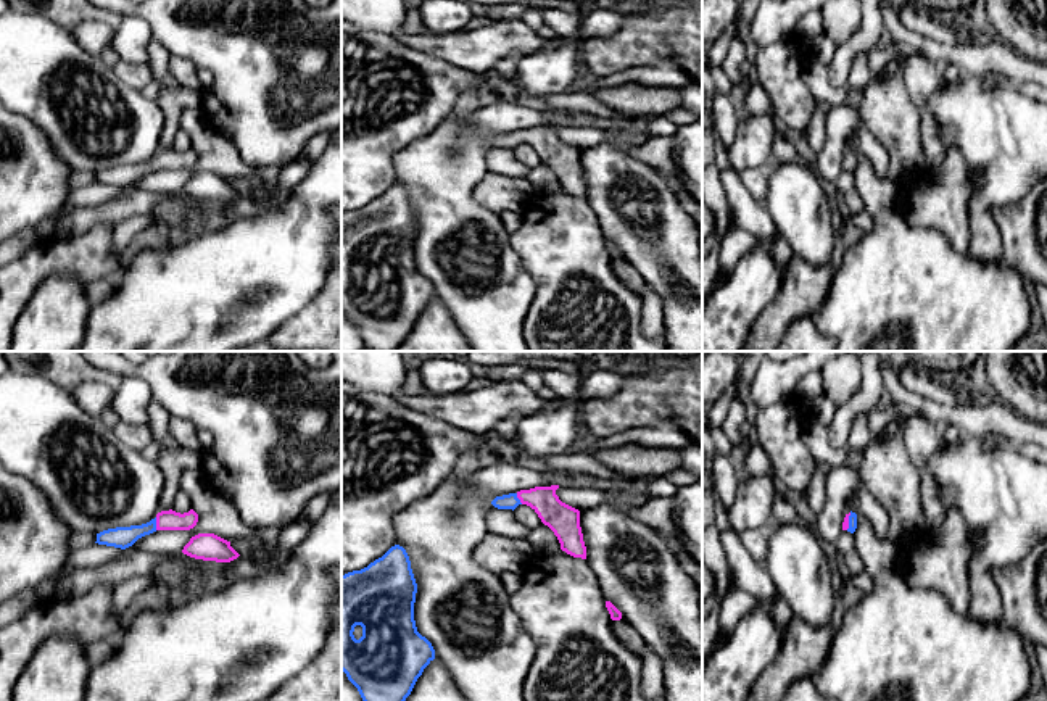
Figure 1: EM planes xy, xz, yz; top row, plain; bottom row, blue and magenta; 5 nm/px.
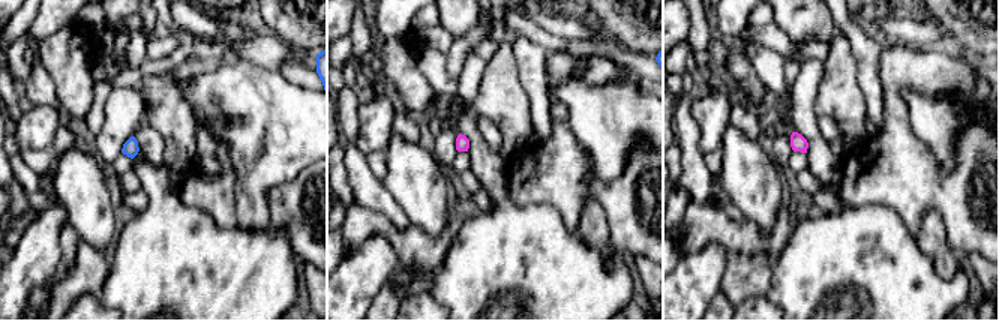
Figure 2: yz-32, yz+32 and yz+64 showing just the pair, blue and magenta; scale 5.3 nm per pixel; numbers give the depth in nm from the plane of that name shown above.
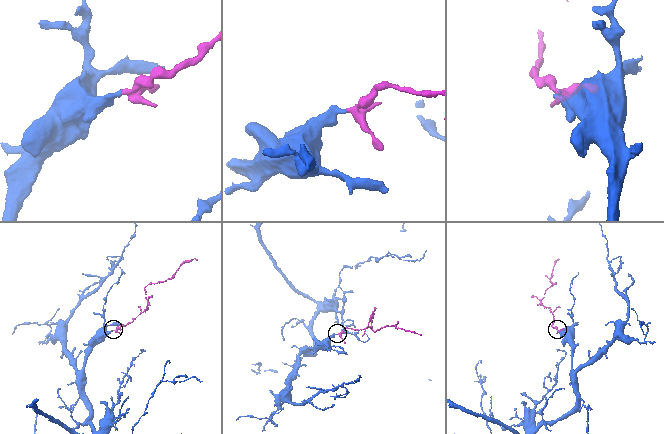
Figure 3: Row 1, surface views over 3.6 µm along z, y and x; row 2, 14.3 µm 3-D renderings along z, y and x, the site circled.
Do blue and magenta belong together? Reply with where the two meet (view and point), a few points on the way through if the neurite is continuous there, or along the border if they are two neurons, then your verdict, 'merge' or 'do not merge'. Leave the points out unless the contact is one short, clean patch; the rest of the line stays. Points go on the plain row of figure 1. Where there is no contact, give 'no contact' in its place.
xy (155, 163) | across xy (121, 176), (155, 163), (169, 158) | merge

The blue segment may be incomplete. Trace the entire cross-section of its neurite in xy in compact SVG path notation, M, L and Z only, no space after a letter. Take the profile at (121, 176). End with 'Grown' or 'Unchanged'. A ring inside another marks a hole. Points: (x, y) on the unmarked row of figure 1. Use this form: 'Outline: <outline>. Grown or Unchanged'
Outline: M172 148L161 150L147 163L103 169L97 172L95 182L126 189L132 185L139 177L156 169L190 169L197 164L197 161L198 153L193 148L184 153Z. Grown

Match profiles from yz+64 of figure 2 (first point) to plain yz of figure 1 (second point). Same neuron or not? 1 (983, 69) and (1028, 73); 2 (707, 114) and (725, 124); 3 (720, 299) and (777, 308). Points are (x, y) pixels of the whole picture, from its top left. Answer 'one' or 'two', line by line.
1: one
2: two
3: one

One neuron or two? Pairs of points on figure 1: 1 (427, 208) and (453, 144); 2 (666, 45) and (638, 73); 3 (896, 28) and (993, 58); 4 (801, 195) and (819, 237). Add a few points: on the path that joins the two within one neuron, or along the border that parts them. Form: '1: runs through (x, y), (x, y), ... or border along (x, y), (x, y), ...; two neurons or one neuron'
1: runs through (440, 192), (440, 171), (451, 160); one neuron
2: border along (682, 70), (661, 60), (608, 76); two neurons
3: runs through (920, 42), (943, 53), (968, 57); one neuron
4: runs through (801, 205), (809, 228); one neuron

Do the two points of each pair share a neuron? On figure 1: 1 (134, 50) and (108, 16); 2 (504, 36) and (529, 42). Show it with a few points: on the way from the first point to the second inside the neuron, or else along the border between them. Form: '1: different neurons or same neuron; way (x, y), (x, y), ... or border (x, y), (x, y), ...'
1: different neurons; border (121, 16), (115, 33)
2: same neuron; way (511, 37), (522, 41)

